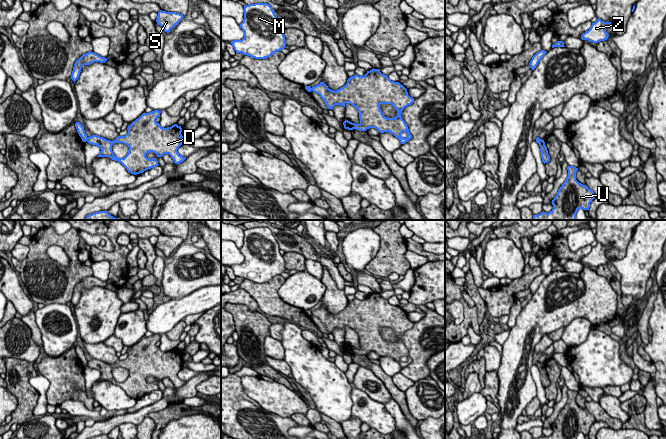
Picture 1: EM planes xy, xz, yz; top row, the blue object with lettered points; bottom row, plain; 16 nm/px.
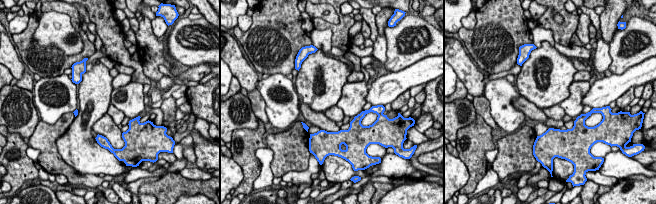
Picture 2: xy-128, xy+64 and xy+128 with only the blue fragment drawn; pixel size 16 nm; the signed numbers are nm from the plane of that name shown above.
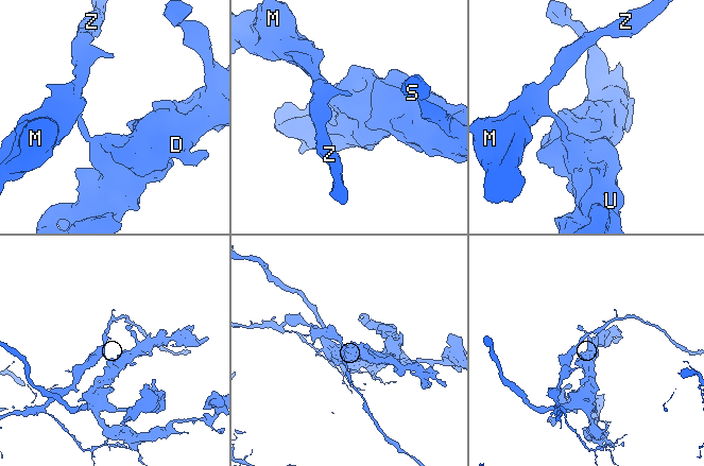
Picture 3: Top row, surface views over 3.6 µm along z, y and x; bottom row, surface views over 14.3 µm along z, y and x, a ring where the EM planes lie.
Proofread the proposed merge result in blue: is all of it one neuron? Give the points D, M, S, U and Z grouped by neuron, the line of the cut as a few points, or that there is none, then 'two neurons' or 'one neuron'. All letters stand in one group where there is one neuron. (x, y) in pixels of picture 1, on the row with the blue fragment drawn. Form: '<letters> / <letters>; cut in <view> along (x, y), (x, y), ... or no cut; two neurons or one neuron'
D S U / M Z; cut in xy along (88, 137), (86, 140); two neurons

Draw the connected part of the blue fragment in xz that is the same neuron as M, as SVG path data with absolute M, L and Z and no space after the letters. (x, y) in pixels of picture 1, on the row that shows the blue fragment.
M267 3L244 6L244 19L240 27L244 38L230 42L236 53L265 59L286 46L278 18Z

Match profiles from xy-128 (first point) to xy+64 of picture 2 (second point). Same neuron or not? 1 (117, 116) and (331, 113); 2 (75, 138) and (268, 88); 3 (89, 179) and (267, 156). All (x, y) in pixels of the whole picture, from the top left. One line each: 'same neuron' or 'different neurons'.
1: same neuron
2: different neurons
3: different neurons

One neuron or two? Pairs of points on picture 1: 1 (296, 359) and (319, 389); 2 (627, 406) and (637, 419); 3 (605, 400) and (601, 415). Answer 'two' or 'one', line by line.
1: one
2: two
3: two

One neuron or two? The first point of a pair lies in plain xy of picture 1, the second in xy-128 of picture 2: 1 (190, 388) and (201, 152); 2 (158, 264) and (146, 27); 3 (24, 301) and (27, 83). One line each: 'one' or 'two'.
1: two
2: two
3: two

